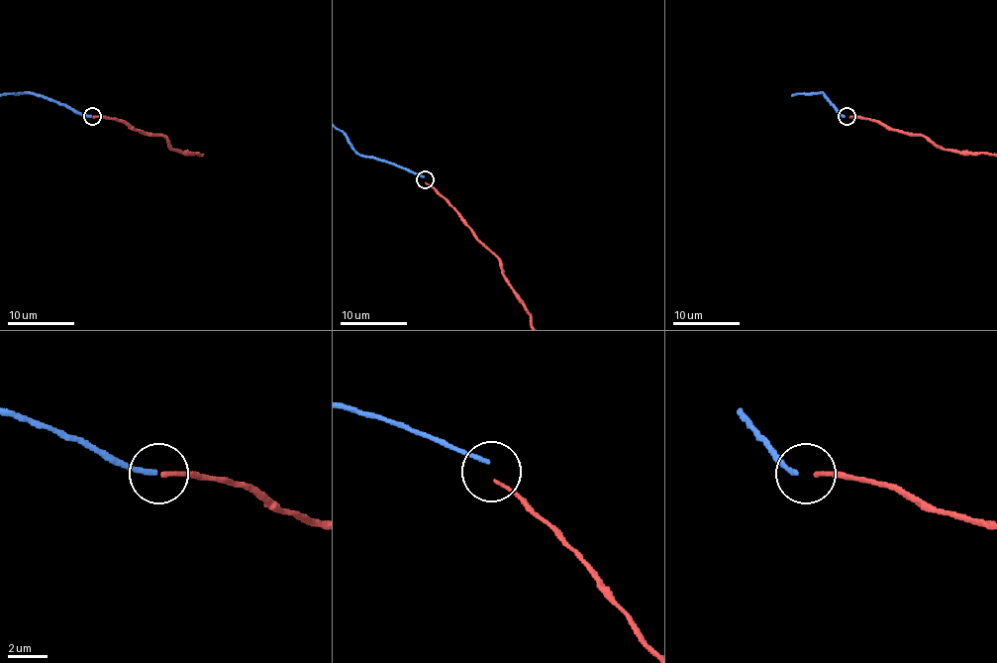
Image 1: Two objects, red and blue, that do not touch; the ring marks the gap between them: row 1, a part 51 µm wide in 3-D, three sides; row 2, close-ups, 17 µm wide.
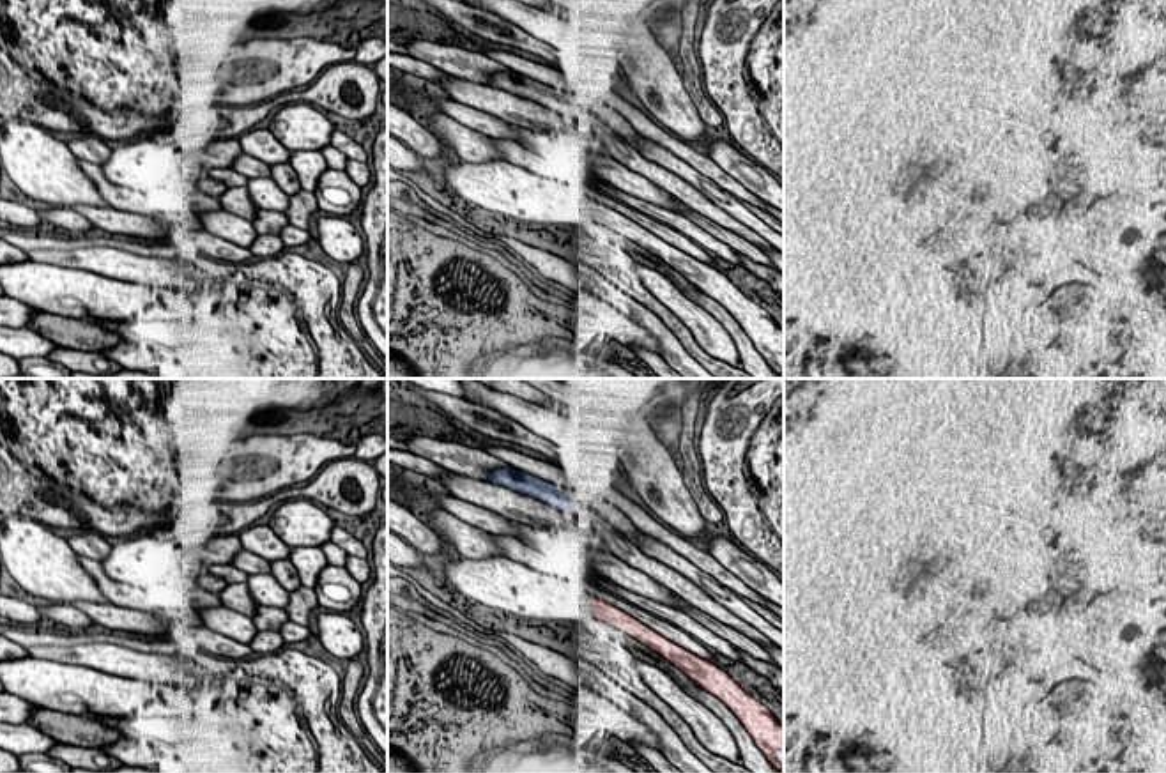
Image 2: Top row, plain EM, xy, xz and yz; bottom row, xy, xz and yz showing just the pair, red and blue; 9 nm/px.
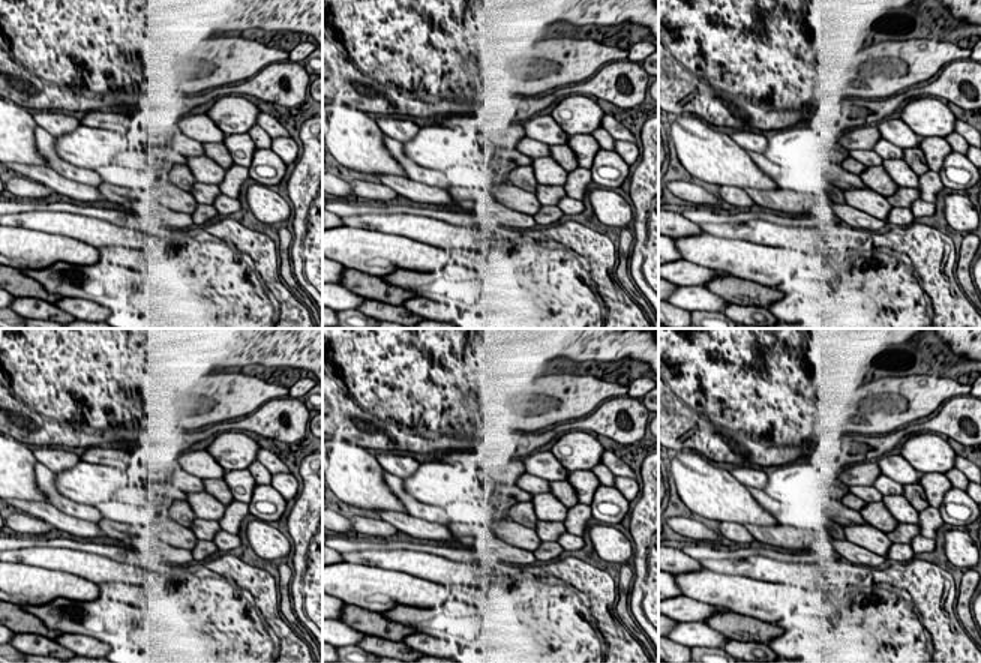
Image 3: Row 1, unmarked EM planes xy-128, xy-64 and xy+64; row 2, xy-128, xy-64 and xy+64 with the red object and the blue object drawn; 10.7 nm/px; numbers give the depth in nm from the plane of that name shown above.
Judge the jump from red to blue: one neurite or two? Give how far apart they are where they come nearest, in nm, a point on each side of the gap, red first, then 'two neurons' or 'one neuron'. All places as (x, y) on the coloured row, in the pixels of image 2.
850 nm | xz (593, 598), (565, 510) | one neuron

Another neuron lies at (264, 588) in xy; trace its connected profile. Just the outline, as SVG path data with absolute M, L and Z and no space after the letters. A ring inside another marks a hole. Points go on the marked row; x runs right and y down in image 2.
M271 573L248 575L246 584L260 607L287 607L290 593Z

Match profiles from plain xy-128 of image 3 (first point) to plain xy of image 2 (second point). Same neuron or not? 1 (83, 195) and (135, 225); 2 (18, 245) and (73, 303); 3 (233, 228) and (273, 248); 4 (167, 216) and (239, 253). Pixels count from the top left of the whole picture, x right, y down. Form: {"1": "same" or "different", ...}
{"1": "same", "2": "same", "3": "different", "4": "same"}

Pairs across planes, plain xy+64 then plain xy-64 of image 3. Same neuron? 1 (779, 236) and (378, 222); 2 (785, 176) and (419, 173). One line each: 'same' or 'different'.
1: same
2: same

